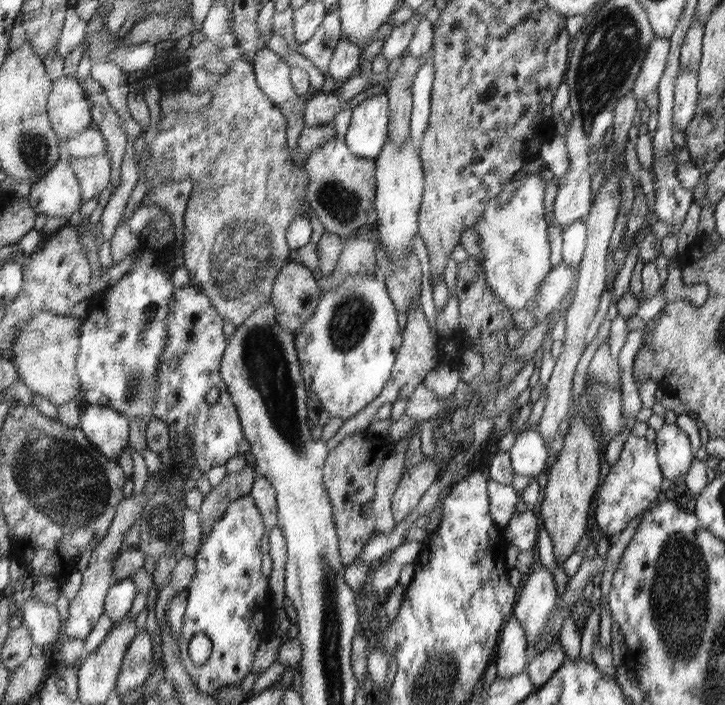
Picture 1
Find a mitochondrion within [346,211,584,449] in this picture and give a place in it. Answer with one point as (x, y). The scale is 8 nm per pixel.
(512, 240)

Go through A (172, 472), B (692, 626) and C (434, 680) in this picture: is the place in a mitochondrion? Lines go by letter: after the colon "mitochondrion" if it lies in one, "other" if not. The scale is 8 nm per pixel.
A: mitochondrion
B: mitochondrion
C: mitochondrion

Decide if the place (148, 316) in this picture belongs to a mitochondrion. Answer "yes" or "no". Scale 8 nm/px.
yes

